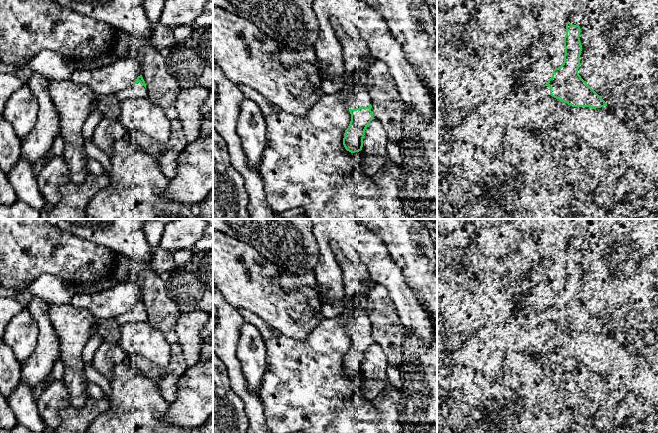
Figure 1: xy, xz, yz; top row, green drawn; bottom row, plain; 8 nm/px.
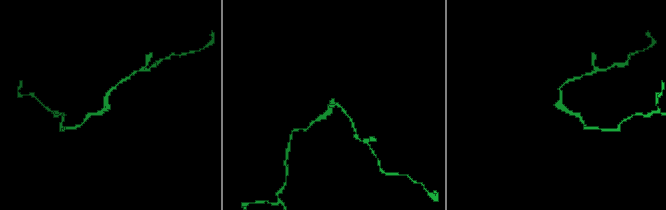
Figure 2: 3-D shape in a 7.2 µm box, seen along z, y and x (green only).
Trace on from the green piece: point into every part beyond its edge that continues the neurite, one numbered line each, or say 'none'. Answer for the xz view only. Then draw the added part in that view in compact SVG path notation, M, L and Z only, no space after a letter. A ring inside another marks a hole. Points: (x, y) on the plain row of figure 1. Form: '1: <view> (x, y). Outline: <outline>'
1: xz (360, 321). Outline: M336 299L324 300L323 303L338 306L340 308L340 314L350 314L352 316L352 319L346 325L348 333L356 333L361 330L368 331L371 328L371 322L364 306L357 301Z

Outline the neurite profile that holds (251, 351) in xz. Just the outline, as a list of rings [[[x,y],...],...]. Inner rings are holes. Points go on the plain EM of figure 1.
[[[248,322],[240,327],[236,356],[241,362],[248,389],[259,396],[266,370],[266,347],[260,331]]]

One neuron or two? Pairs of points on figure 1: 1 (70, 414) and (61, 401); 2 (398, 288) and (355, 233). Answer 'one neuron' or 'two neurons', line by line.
1: two neurons
2: one neuron

